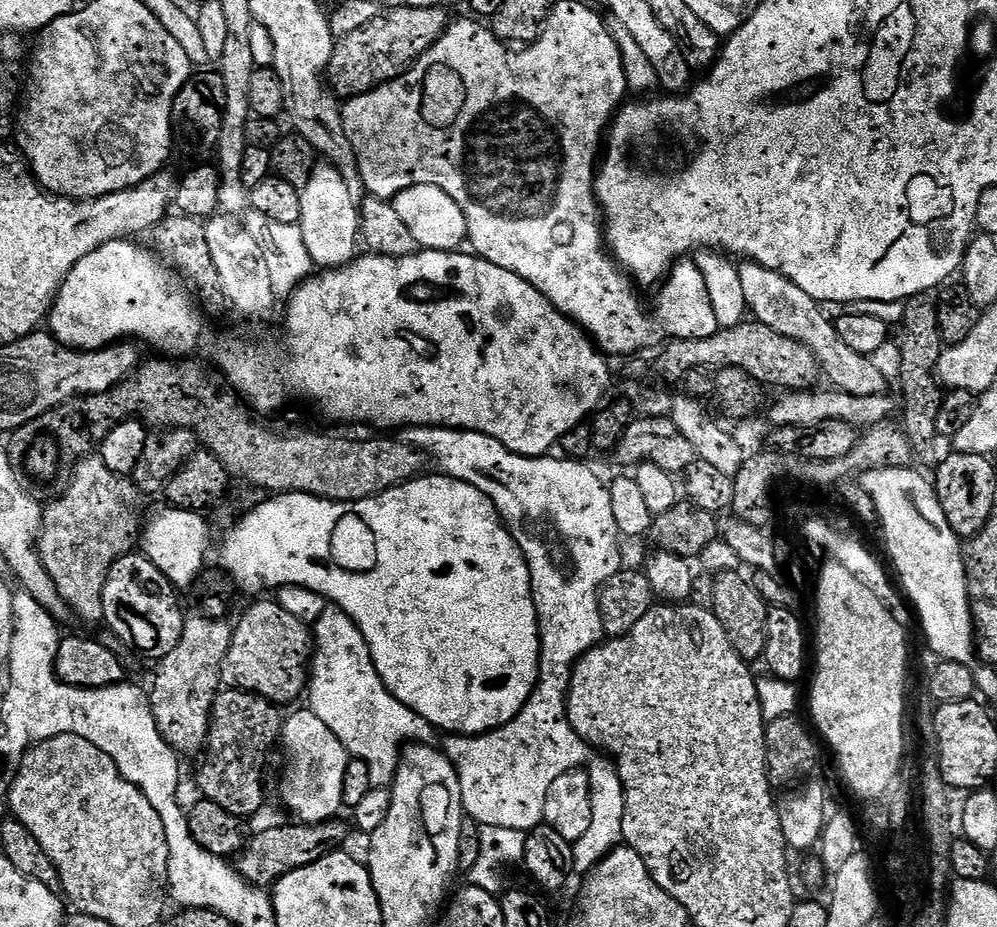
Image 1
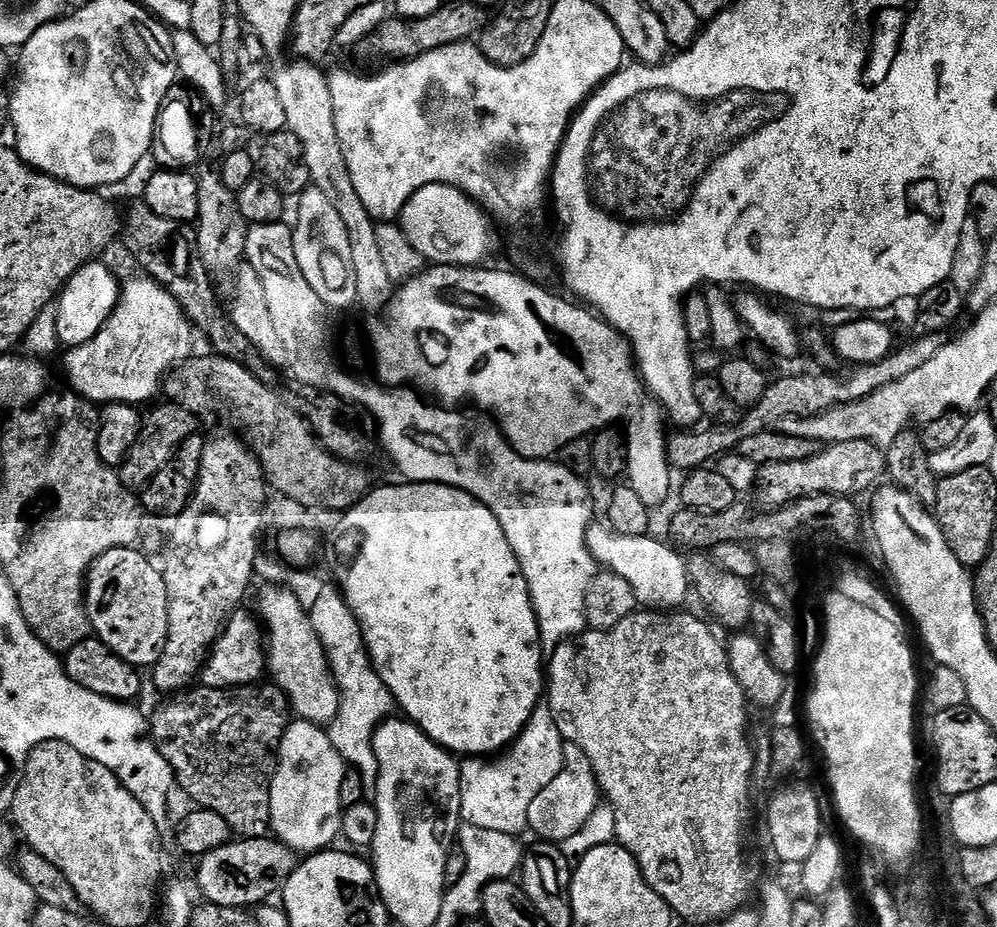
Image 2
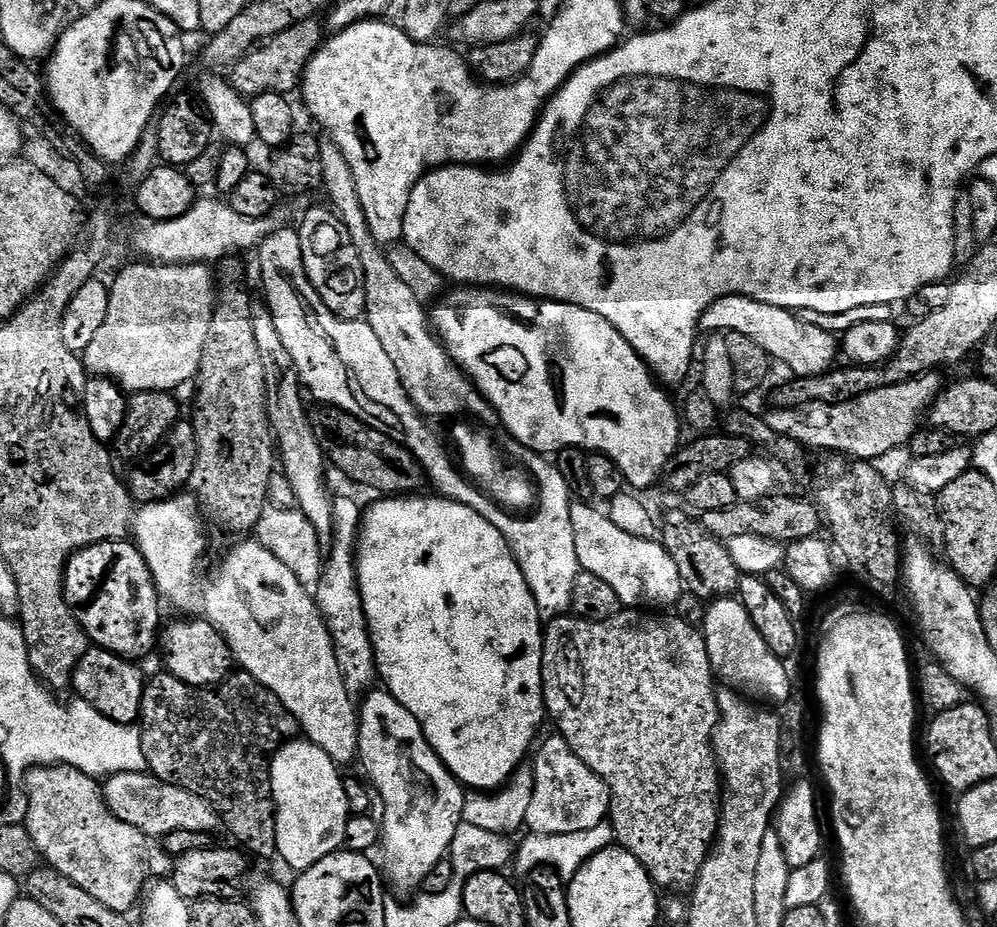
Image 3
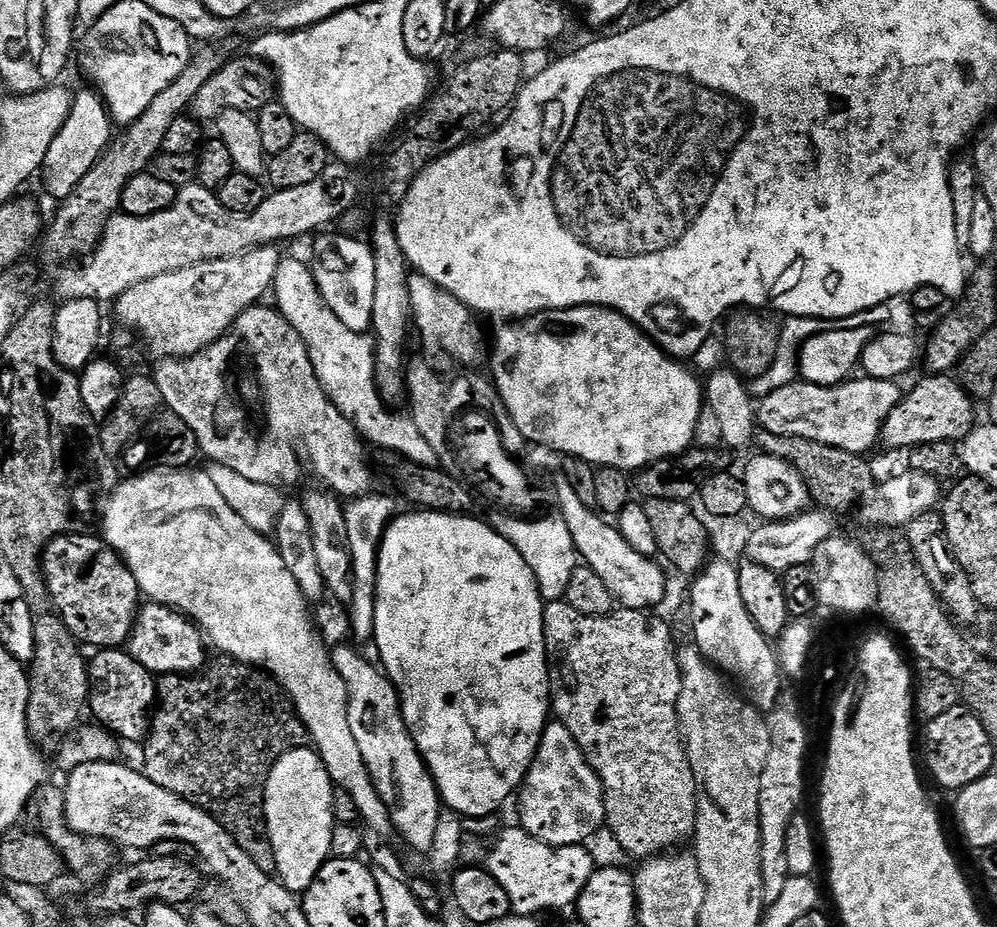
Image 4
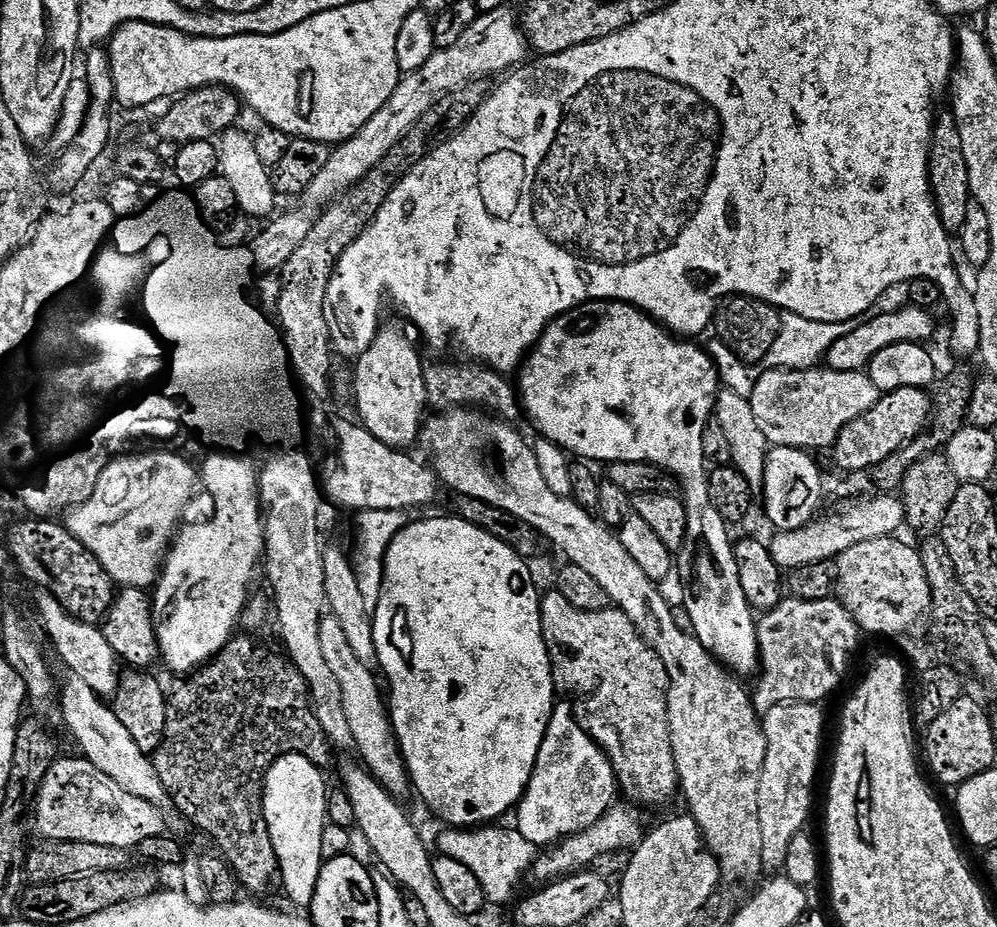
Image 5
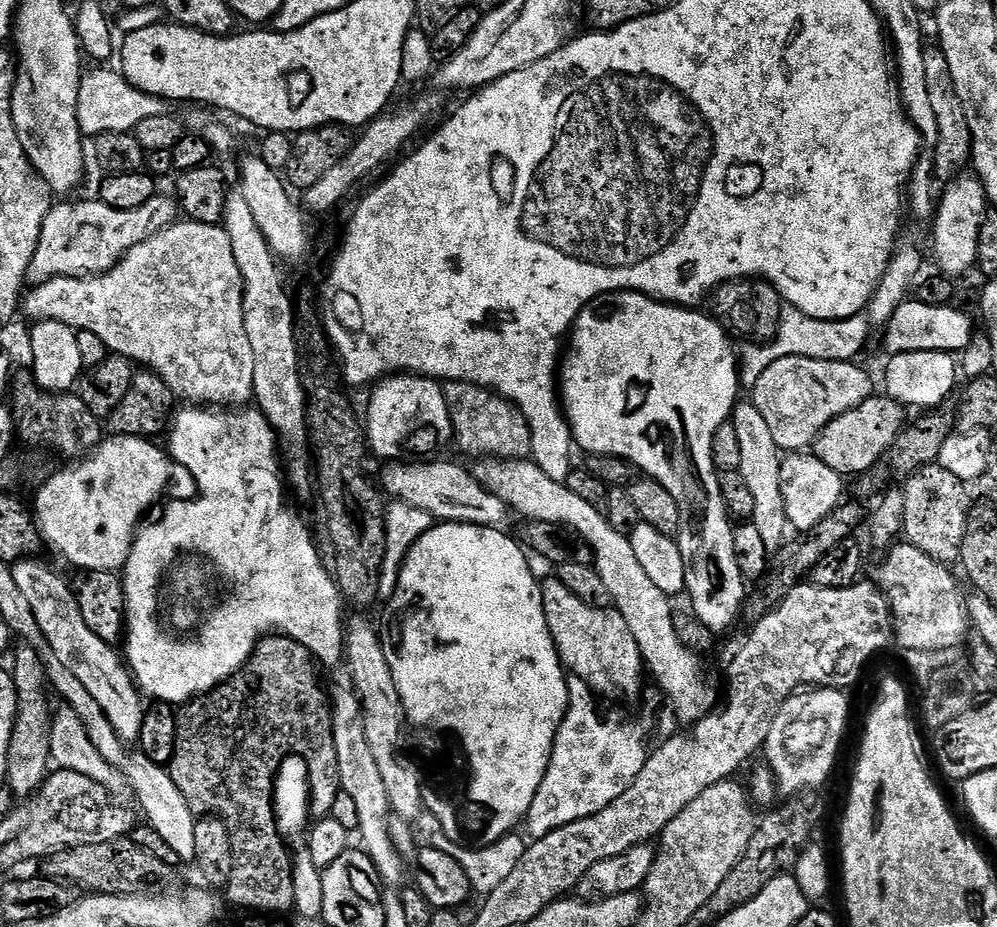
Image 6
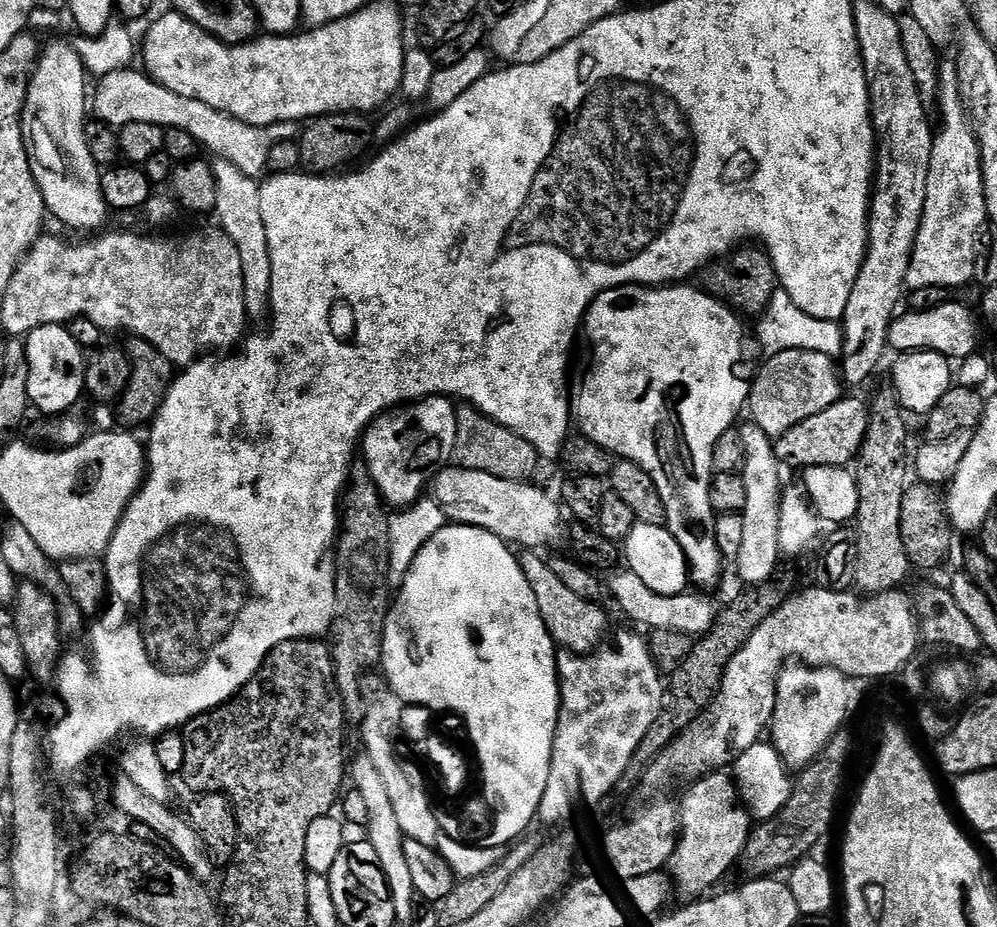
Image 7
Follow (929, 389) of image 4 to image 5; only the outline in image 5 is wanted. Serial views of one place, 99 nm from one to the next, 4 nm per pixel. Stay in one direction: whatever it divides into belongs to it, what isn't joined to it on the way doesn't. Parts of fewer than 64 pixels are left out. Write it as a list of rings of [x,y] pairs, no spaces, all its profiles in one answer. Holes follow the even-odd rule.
[[[899,388],[893,392],[881,395],[880,401],[869,412],[862,414],[854,422],[850,422],[840,432],[836,439],[837,469],[845,473],[866,470],[884,458],[889,458],[901,447],[910,444],[916,436],[929,427],[933,415],[934,400],[925,389]]]

